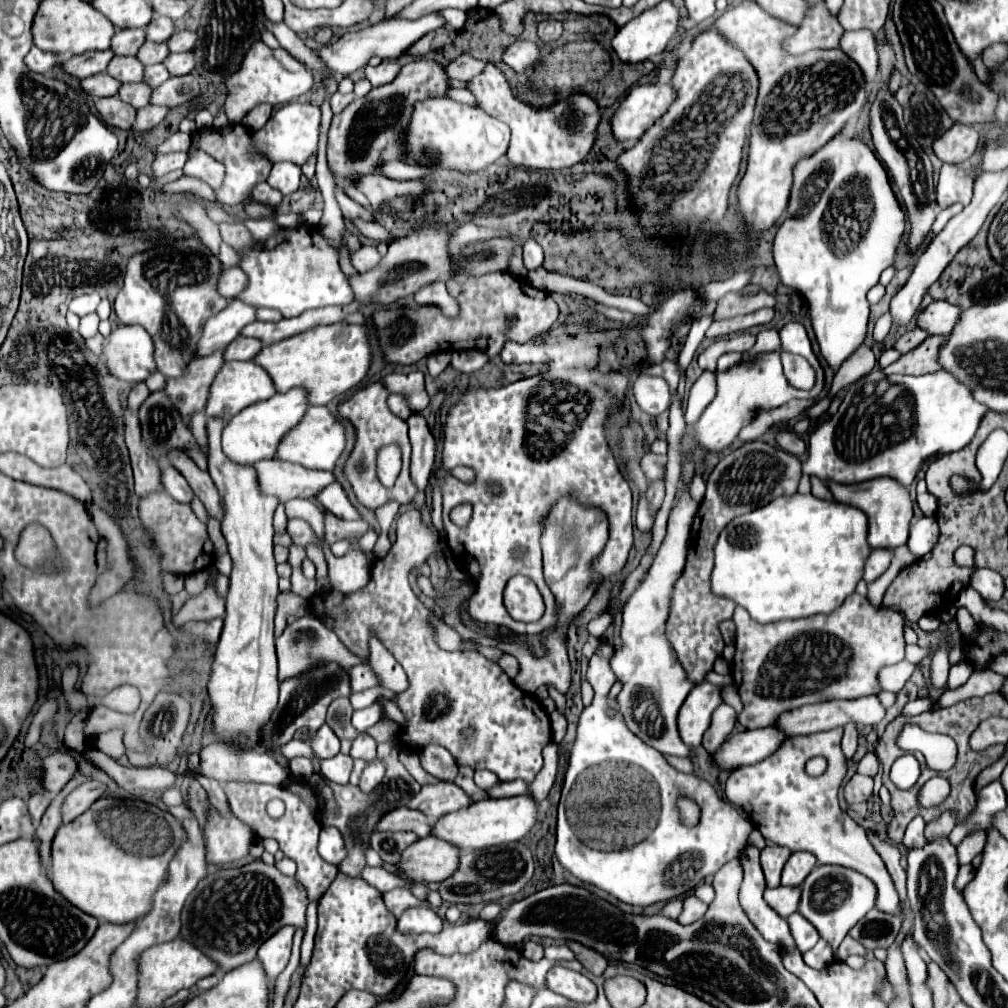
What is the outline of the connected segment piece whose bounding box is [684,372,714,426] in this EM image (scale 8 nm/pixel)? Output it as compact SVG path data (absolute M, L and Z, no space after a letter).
M704 372L690 388L688 406L684 414L684 420L688 426L692 426L698 420L698 416L710 404L712 398L714 398L714 372Z

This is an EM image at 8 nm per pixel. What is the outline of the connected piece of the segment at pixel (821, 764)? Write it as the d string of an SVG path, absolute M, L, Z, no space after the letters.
M812 758L806 762L806 772L810 776L820 776L826 770L826 758Z

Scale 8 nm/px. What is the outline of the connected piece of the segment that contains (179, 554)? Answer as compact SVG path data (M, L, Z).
M156 490L156 492L142 496L140 518L148 526L148 530L154 534L156 546L162 552L162 570L164 572L190 574L190 572L198 572L198 570L206 568L208 564L212 564L214 558L210 558L210 560L204 558L206 556L204 548L206 548L206 542L210 540L208 532L206 532L206 524L202 520L198 520L198 516L192 512L190 504L176 502L174 498L166 496L166 492Z

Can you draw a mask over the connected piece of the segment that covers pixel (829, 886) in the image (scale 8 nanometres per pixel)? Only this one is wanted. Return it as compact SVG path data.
M816 866L802 882L802 898L798 912L816 926L820 936L834 946L834 952L850 928L874 908L876 886L862 874L844 866Z

